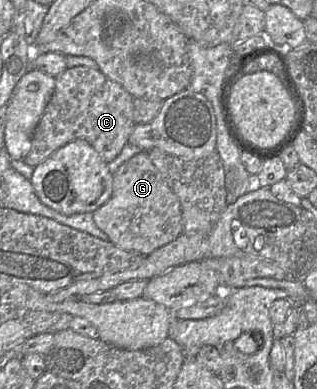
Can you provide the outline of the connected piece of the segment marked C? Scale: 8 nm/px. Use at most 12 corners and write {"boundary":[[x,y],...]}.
{"boundary":[[67,68],[24,162],[86,140],[105,162],[136,125],[128,91],[99,69]]}

